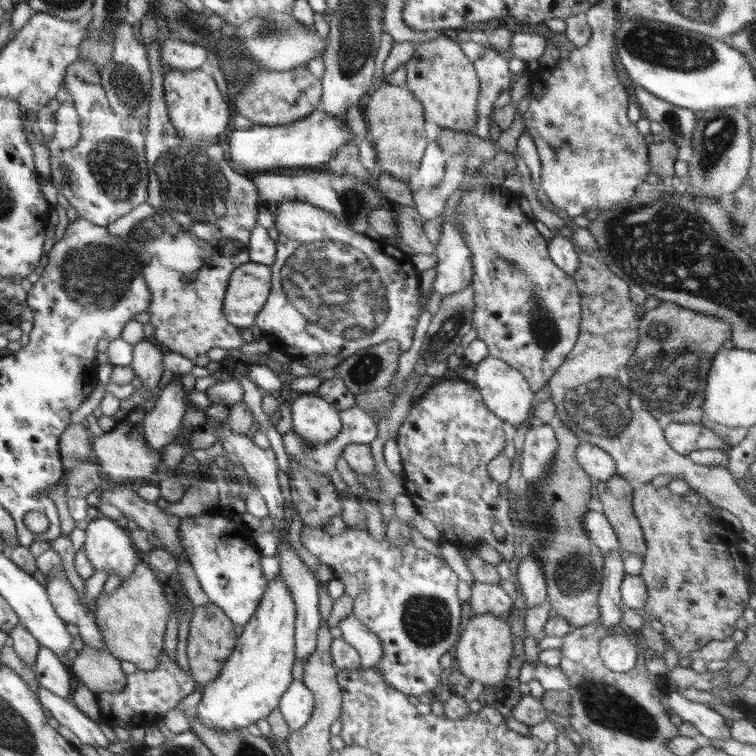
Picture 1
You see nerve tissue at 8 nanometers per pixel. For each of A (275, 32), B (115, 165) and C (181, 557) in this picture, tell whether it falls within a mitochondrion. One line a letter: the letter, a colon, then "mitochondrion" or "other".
A: mitochondrion
B: mitochondrion
C: other

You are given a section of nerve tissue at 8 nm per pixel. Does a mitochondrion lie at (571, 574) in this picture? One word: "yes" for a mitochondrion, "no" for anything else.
yes

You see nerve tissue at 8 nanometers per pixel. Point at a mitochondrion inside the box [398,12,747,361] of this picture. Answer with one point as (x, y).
(671, 49)

